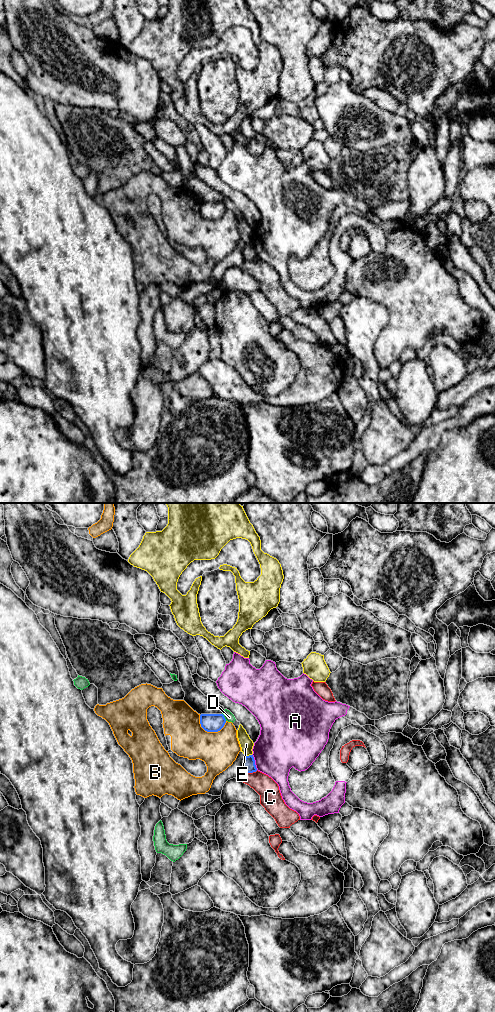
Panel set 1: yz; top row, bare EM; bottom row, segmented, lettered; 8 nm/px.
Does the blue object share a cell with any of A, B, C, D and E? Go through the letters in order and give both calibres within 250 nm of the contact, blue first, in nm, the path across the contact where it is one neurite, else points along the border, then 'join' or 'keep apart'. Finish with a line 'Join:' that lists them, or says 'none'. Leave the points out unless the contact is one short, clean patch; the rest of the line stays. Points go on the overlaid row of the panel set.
A: 100 nm thick on the blue side, 380 nm on the other; keep apart
B: 140 nm thick on the blue side, 300 nm on the other; keep apart
C: 100 nm thick on the blue side, 170 nm on the other; border along yz (257, 770), (245, 773); keep apart
D: 140 nm thick on the blue side, 70 nm on the other; keep apart
E: 100 nm thick on the blue side, 110 nm on the other; keep apart
Join: none

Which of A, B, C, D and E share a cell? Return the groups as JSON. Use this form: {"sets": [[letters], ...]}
{"sets": [["A"], ["B"], ["C"], ["D"], ["E"]]}

